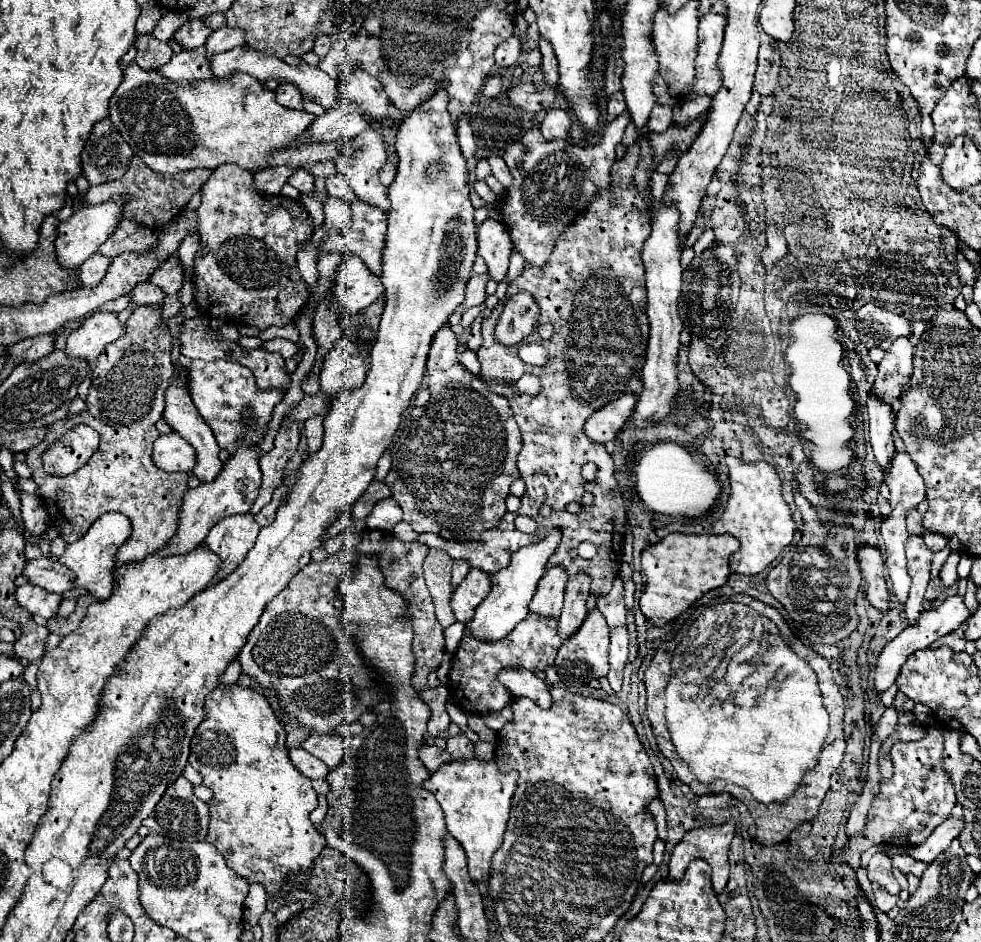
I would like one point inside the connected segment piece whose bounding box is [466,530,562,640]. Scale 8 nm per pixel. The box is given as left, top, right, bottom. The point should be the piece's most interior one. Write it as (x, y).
(513, 587)

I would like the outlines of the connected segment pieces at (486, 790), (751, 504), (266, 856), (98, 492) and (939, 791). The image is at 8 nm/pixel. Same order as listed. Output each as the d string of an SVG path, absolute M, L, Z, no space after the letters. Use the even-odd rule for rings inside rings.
M470 758L468 762L450 762L422 782L422 788L430 790L438 798L438 804L446 816L448 834L464 848L472 882L484 880L492 870L492 856L502 846L502 834L506 830L516 780L516 772L502 774L496 768L496 762L480 762Z
M728 456L726 466L730 470L732 496L718 522L712 526L712 534L730 534L740 542L740 550L730 558L730 568L736 574L754 576L772 564L780 552L792 544L796 524L790 508L782 498L782 482L768 462L746 464L738 458Z
M228 684L216 688L210 698L206 698L204 720L194 732L188 758L188 764L202 774L202 784L214 794L208 802L210 826L206 842L214 844L222 852L226 866L246 878L248 884L262 884L268 898L274 898L282 892L290 874L312 870L316 856L326 846L324 836L308 818L316 808L316 792L312 790L310 780L292 766L284 740L286 732L280 726L276 712L268 706L266 698L254 690Z
M138 306L126 322L126 336L106 346L106 350L96 358L84 412L80 416L54 422L48 428L46 438L26 454L26 464L34 472L34 482L38 484L38 494L46 502L52 526L60 530L60 536L68 544L76 542L84 530L88 530L92 522L106 512L122 512L132 520L134 532L118 550L118 564L142 560L174 536L178 510L182 506L184 492L188 490L188 474L164 472L152 462L152 446L160 436L156 422L162 418L166 406L164 392L174 372L170 360L172 336L160 328L160 320L162 308ZM78 424L86 424L100 434L100 448L74 474L46 474L42 468L42 454Z
M928 728L924 740L898 742L892 746L890 756L894 760L894 776L880 782L880 792L874 796L872 808L866 816L866 826L858 834L850 836L840 850L842 862L856 870L860 866L862 852L874 844L918 846L934 832L938 824L950 816L950 810L956 804L956 796L950 776L942 766L942 742L942 730ZM944 802L950 802L950 806L944 808Z

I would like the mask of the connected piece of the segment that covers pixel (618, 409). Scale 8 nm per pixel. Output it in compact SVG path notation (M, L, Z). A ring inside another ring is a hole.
M624 394L622 398L616 398L606 406L602 406L600 410L596 410L584 424L586 436L598 444L606 444L614 440L622 430L622 426L626 424L626 420L630 418L634 404L636 404L636 396Z

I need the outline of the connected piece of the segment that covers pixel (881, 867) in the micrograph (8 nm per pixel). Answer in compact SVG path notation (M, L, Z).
M878 852L870 858L870 868L868 868L868 876L870 880L878 882L880 886L884 886L890 894L898 896L900 894L900 884L896 882L896 878L892 876L892 862L886 854Z

